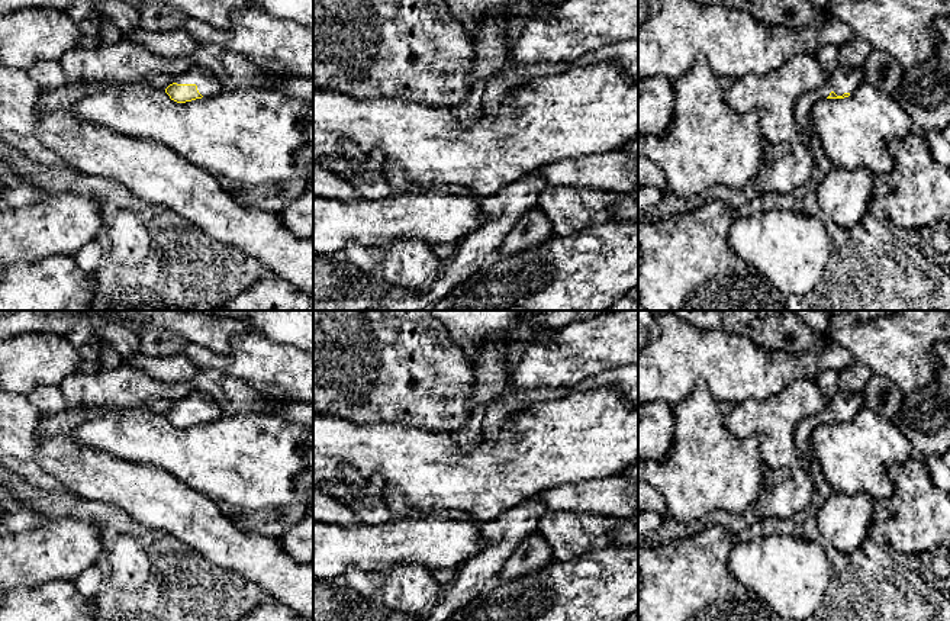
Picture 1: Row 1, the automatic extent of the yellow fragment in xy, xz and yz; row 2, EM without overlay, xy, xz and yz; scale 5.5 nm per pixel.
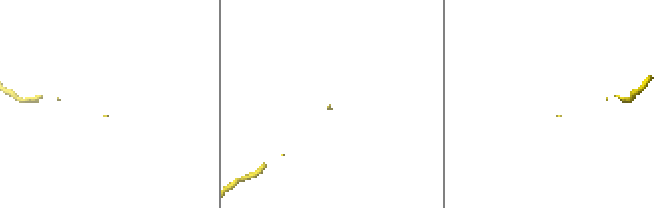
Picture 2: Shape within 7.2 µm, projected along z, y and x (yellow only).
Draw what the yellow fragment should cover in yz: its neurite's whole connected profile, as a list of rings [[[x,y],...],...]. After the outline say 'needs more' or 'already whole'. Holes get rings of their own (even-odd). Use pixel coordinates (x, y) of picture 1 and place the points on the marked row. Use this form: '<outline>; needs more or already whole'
[[[841,67],[828,75],[821,89],[804,93],[796,100],[798,132],[802,132],[806,139],[792,144],[788,152],[756,174],[753,181],[761,196],[788,196],[808,184],[815,163],[809,148],[809,138],[814,136],[809,118],[812,106],[819,100],[848,97],[863,83],[866,83],[863,67]]]; needs more

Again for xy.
[[[200,65],[177,74],[173,83],[165,89],[171,100],[186,103],[206,96],[215,96],[222,91],[218,77],[203,70]]]; needs more

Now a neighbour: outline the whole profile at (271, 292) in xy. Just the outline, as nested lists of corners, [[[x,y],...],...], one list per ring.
[[[268,273],[215,310],[313,310],[313,300],[290,281]]]

